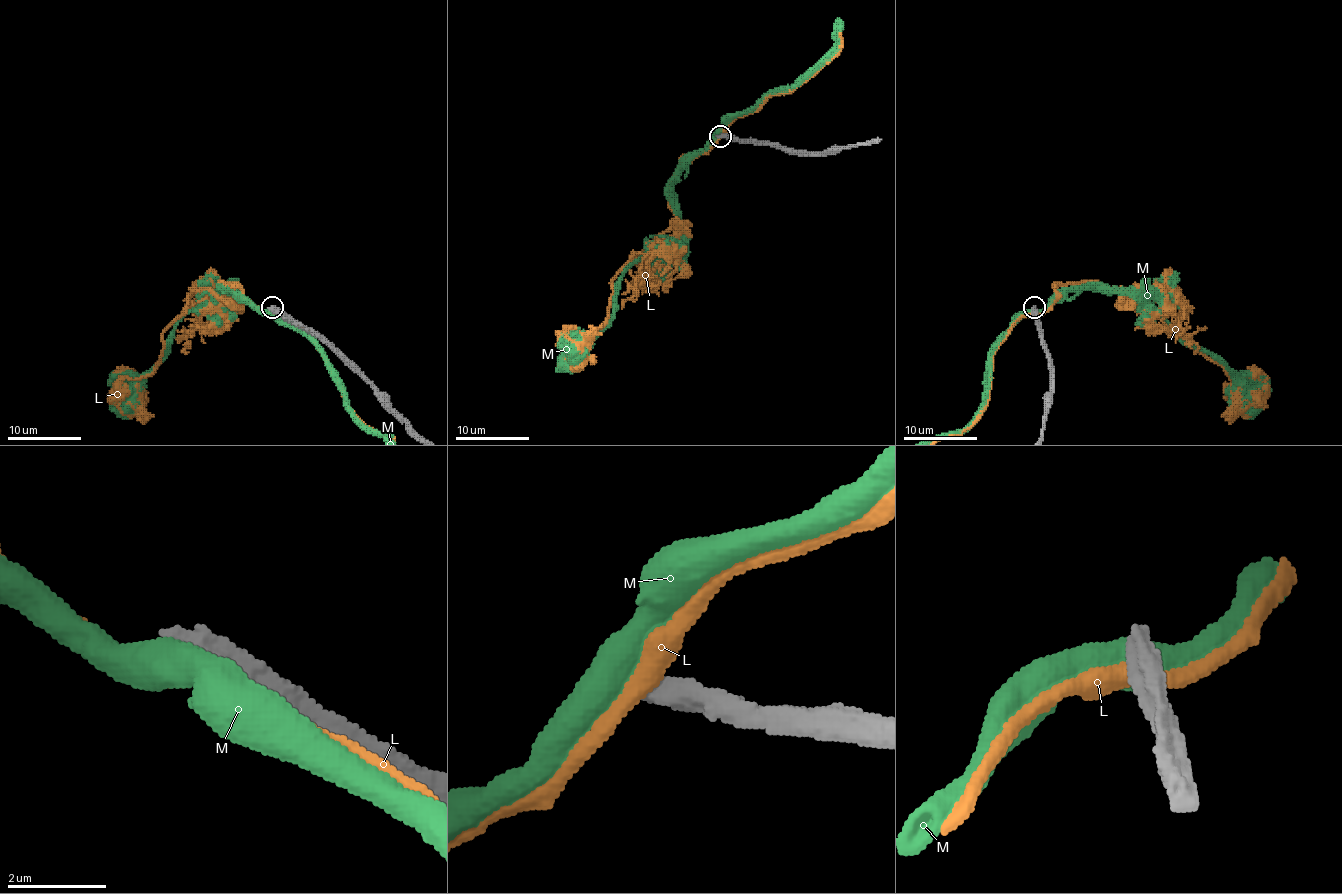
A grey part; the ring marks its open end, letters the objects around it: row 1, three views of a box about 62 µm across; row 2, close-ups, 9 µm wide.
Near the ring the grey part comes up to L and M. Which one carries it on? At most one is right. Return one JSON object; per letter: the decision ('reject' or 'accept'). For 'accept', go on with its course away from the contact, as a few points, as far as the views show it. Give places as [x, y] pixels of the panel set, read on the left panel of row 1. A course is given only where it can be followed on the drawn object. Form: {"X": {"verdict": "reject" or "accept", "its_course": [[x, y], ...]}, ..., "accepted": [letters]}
{"L": {"verdict": "reject"}, "M": {"verdict": "reject"}, "accepted": []}

